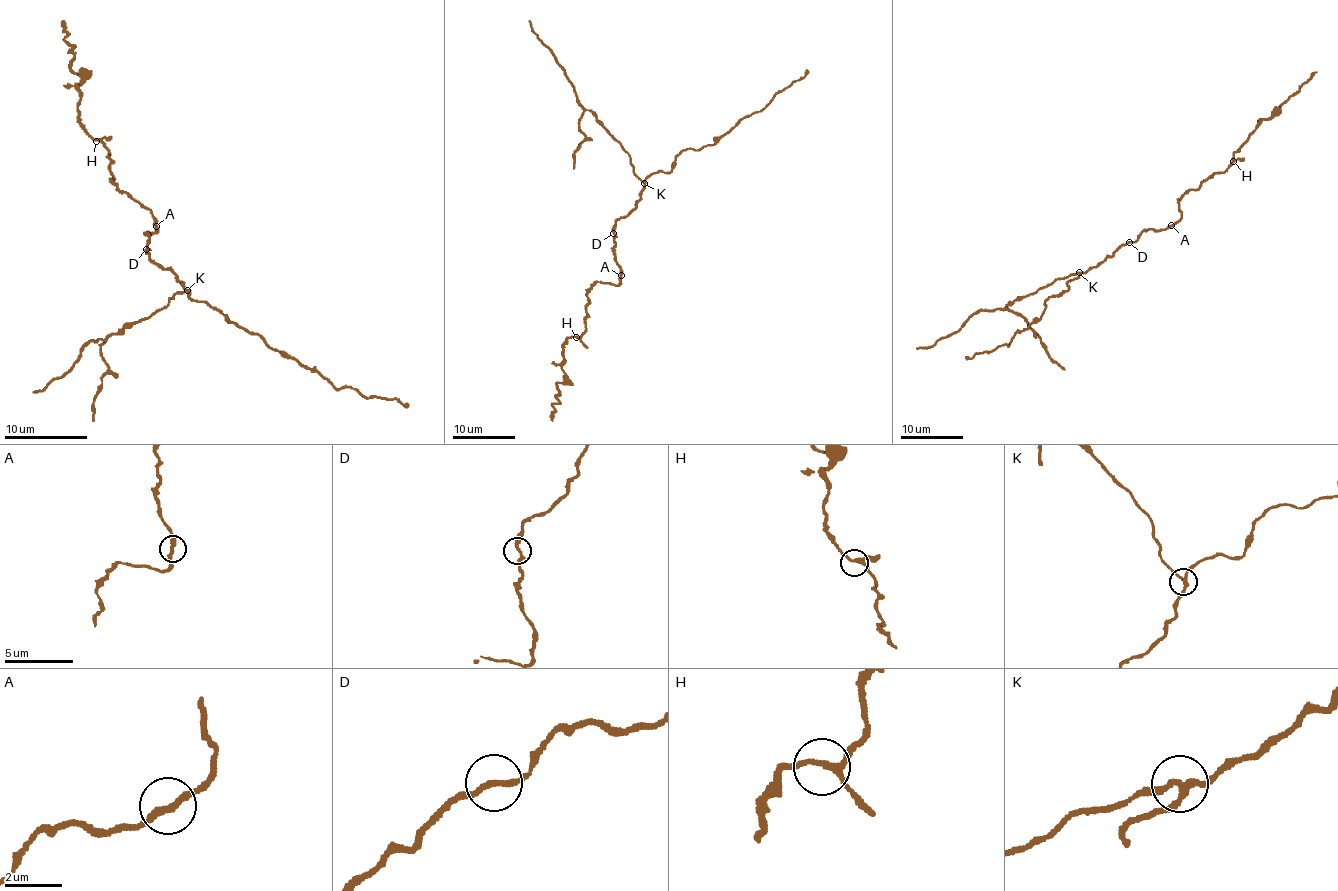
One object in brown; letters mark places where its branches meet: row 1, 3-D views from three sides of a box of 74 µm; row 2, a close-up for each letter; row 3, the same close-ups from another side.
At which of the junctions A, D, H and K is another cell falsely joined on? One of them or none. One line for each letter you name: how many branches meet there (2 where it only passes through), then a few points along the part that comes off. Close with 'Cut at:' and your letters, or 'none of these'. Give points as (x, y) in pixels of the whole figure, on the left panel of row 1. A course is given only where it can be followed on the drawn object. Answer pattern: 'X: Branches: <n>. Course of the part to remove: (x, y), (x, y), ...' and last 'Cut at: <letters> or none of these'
K: Branches: 3. Course of the part to remove: (188, 291), (173, 297), (156, 312), (129, 322), (104, 339), (88, 343), (69, 370), (34, 393)
Cut at: K

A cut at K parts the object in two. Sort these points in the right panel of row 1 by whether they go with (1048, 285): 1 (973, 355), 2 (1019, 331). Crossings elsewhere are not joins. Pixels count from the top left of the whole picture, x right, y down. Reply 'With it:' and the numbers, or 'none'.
With it: none

